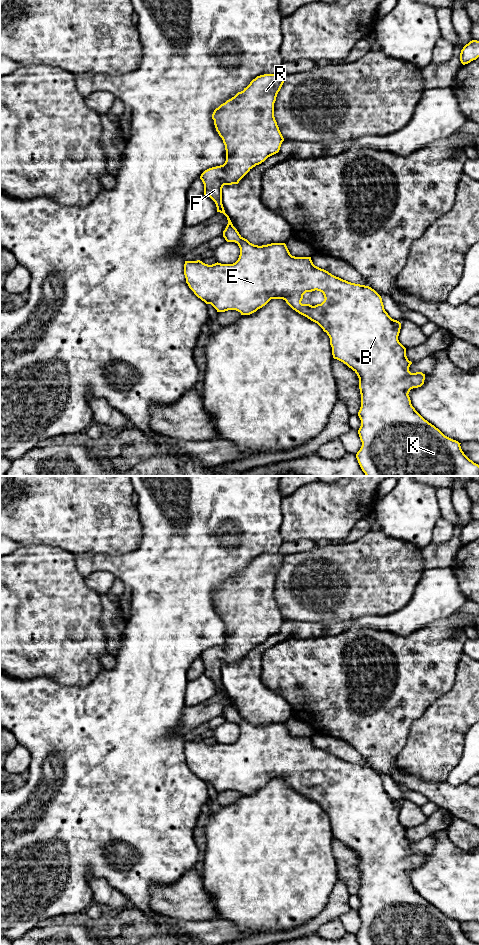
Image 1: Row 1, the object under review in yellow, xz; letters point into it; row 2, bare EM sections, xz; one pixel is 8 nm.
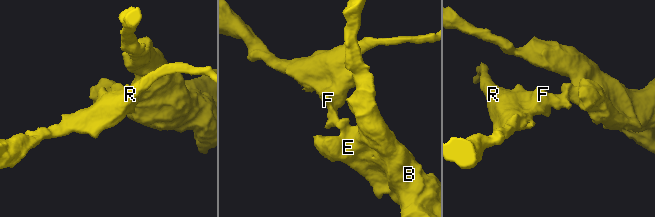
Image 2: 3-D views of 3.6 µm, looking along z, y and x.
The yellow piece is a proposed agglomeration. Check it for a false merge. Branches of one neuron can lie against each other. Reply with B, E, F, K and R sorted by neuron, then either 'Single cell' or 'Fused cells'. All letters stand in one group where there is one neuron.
Groups: B E K / F R. Fused cells

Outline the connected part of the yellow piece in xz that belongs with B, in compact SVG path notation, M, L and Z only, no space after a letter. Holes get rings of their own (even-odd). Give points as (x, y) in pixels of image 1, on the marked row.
M241 237L241 240L237 244L240 248L240 255L238 260L233 264L221 264L217 262L215 264L208 265L200 260L185 261L184 275L186 278L186 283L198 298L200 298L206 304L211 304L217 310L217 312L236 310L240 312L241 315L250 315L265 306L271 299L283 299L293 310L317 323L323 329L323 331L327 333L330 338L333 358L346 364L357 374L359 378L361 407L358 412L358 416L361 420L361 426L358 430L358 434L362 442L362 446L357 452L356 458L366 476L479 476L479 465L474 463L464 454L460 446L461 443L445 436L438 428L425 420L412 406L408 394L411 389L421 387L424 384L425 374L422 372L411 373L409 371L409 367L412 362L409 361L406 356L406 348L398 340L401 323L392 319L388 315L384 309L381 296L374 289L369 286L351 283L332 275L328 271L315 266L311 260L311 257L292 256L285 243L271 243L258 246ZM315 290L323 293L325 298L324 301L315 306L310 304L302 304L301 301L303 299L303 295L306 292L312 292Z

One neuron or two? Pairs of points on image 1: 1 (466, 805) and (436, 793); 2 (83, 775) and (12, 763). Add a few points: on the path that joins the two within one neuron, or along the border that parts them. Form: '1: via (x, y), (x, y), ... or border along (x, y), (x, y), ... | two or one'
1: via (459, 800), (443, 794) | one
2: border along (20, 744), (30, 754), (30, 767), (28, 770) | two

